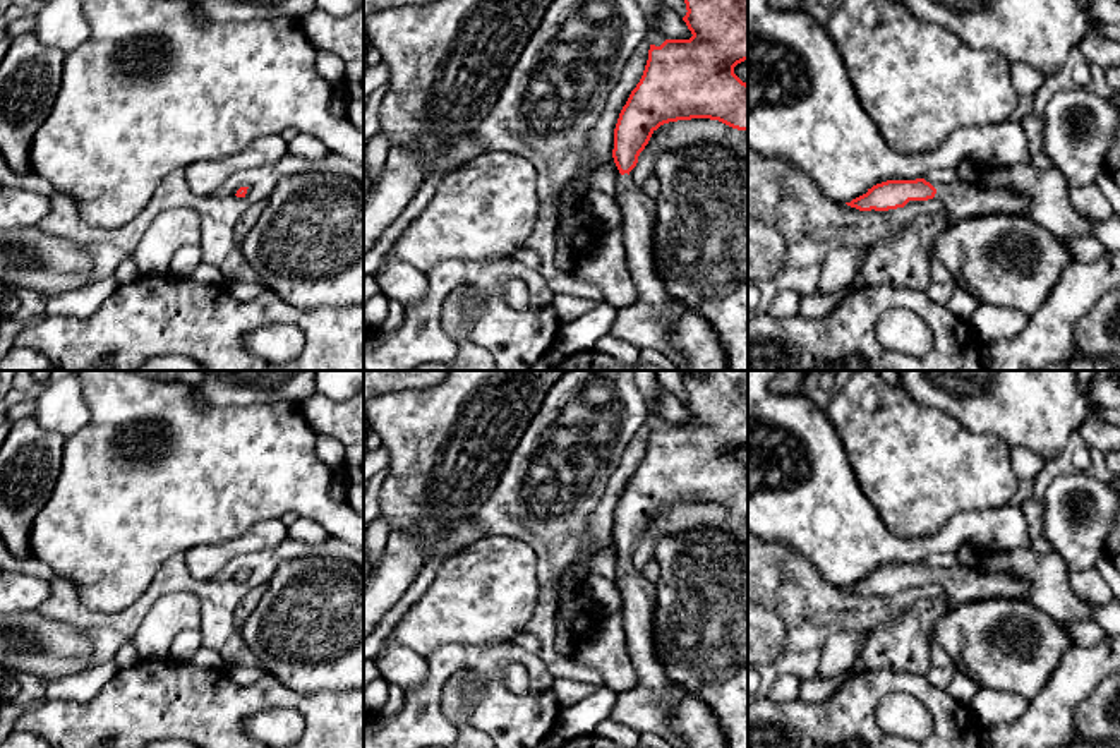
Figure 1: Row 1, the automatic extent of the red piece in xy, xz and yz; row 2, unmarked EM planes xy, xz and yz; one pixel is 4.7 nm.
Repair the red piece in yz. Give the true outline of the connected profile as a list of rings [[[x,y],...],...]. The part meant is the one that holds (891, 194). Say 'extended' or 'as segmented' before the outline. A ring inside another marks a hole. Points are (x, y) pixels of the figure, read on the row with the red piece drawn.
extended | [[[924,178],[887,180],[868,189],[866,194],[846,202],[859,211],[888,211],[904,208],[909,201],[938,197],[952,218],[976,218],[986,214],[1019,214],[1027,209],[1029,199],[1010,189],[986,187],[979,178],[957,180],[935,189]]]

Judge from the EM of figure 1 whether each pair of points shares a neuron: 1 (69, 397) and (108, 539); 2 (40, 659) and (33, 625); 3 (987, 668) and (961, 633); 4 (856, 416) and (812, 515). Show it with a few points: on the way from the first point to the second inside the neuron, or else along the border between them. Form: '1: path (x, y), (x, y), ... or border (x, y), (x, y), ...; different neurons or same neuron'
1: border (84, 392), (90, 421), (66, 438); different neurons
2: path (40, 651), (33, 642), (33, 633); same neuron
3: path (987, 659), (969, 642); same neuron
4: border (824, 410), (858, 482); different neurons

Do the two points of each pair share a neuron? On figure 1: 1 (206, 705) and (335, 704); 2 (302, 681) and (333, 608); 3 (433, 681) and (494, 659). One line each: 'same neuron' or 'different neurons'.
1: same neuron
2: same neuron
3: same neuron

